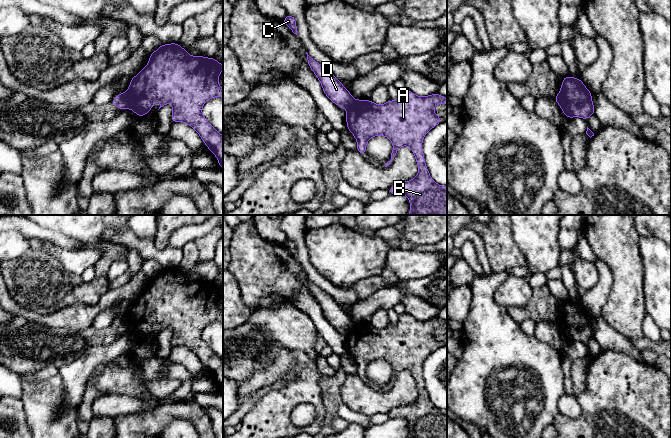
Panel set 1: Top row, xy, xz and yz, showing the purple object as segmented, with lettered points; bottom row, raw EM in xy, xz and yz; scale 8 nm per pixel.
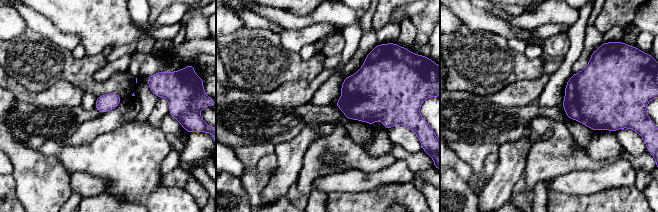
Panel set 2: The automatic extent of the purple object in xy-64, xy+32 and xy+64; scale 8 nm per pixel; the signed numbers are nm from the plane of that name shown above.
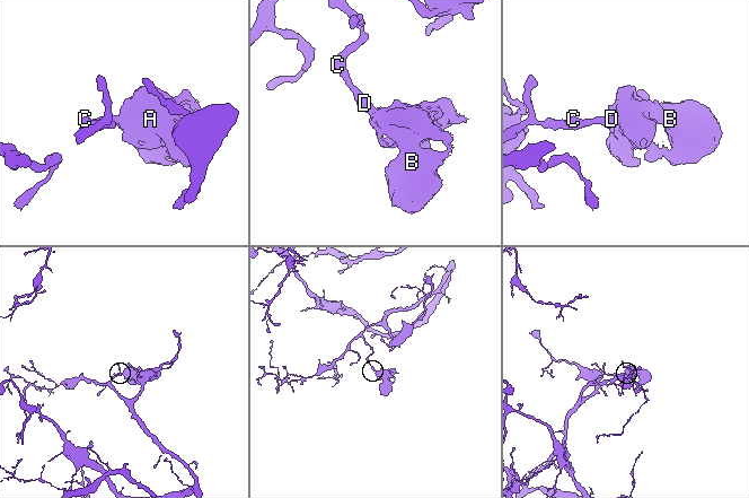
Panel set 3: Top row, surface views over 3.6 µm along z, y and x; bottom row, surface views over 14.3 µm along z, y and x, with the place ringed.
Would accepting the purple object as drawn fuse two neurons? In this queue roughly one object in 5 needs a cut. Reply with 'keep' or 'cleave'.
cleave

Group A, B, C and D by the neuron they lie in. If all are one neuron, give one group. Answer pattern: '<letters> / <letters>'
A B / C D

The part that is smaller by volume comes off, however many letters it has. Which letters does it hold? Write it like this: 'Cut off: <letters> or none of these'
Cut off: A, B

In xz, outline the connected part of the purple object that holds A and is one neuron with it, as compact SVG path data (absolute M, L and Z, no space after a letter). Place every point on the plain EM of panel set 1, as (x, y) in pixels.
M403 313L399 315L395 325L388 325L382 329L367 324L355 324L347 333L347 353L357 364L357 375L365 380L366 369L374 360L386 360L393 369L391 384L396 380L398 373L409 370L415 380L418 398L409 405L399 406L391 410L389 418L405 418L410 426L409 438L447 438L447 410L437 408L430 400L422 374L423 362L428 356L443 344L433 335L438 328L446 328L447 323L438 317L429 320L417 320L413 316Z

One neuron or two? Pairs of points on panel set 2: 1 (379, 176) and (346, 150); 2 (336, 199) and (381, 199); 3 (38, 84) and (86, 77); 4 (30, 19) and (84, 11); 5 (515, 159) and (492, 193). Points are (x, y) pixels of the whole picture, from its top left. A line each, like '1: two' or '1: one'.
1: two
2: one
3: one
4: two
5: one

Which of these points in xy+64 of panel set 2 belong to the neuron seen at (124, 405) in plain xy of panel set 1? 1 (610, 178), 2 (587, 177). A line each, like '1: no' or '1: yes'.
1: yes
2: yes

